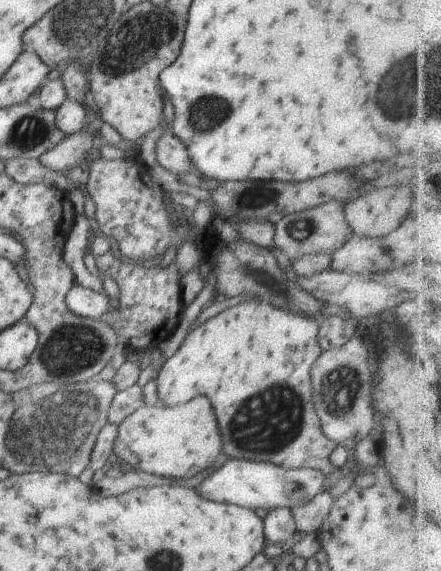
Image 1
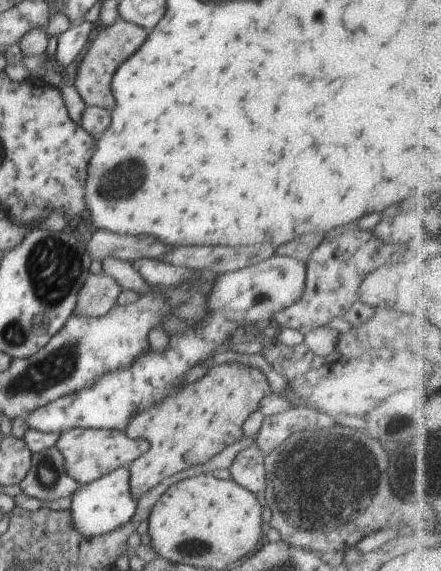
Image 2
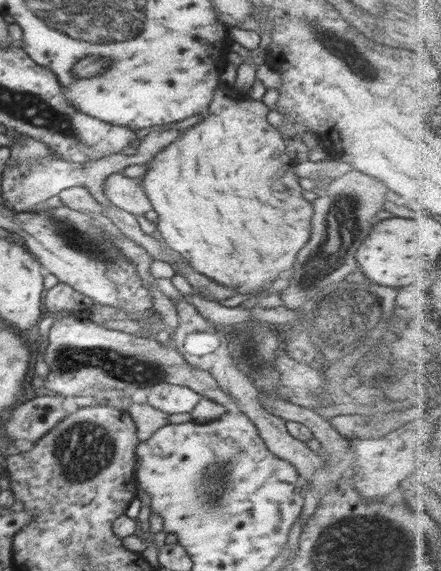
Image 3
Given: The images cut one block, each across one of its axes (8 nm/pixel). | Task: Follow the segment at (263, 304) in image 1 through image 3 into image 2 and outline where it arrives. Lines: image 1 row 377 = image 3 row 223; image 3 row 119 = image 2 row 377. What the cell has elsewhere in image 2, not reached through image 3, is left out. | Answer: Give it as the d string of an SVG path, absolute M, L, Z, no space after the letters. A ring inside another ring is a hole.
M237 363L214 364L200 380L187 384L178 394L166 398L166 402L150 408L150 412L134 416L128 422L124 432L130 438L146 438L150 442L150 450L133 460L128 466L132 496L139 499L168 477L192 466L205 464L227 446L241 440L242 424L251 413L258 410L262 398L270 396L271 393L270 383L260 368Z

